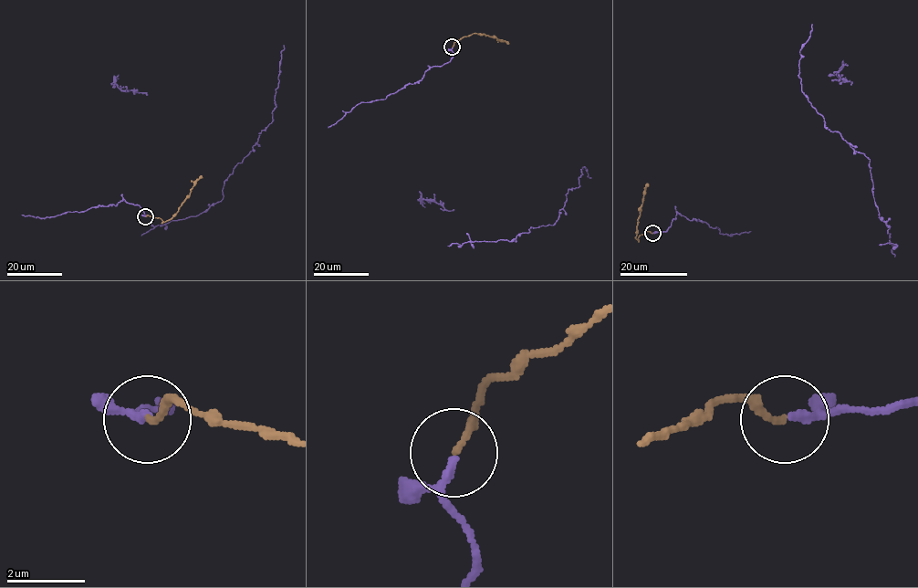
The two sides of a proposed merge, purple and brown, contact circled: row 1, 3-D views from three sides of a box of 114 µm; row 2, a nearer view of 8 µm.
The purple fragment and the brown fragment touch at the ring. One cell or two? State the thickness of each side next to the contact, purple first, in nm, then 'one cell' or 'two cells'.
160/170 nm | one cell

